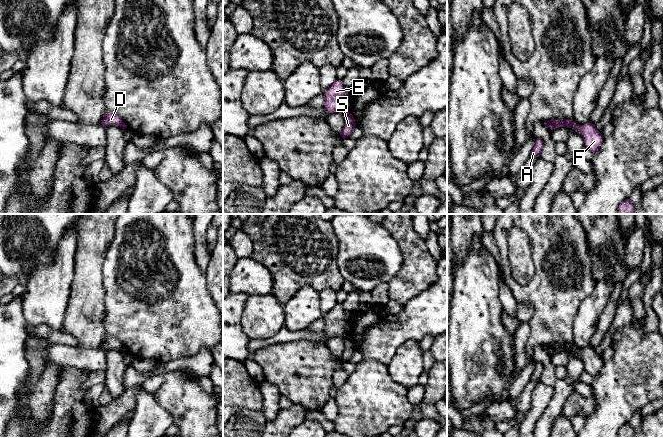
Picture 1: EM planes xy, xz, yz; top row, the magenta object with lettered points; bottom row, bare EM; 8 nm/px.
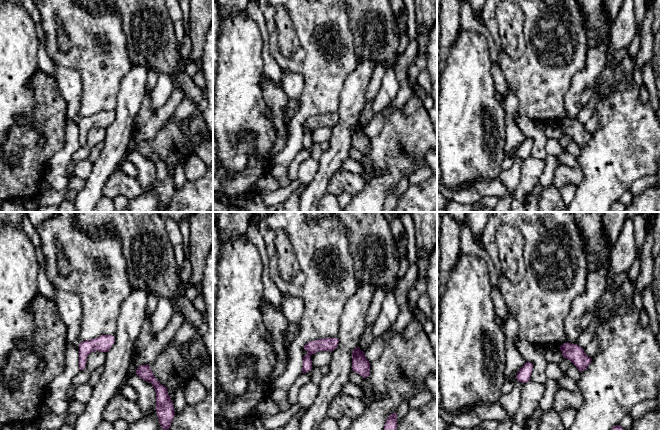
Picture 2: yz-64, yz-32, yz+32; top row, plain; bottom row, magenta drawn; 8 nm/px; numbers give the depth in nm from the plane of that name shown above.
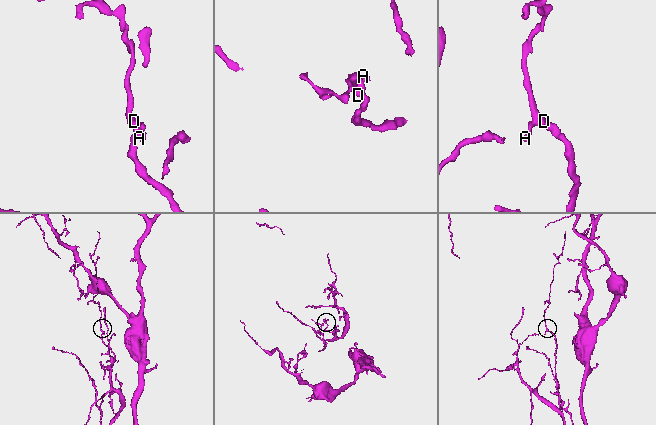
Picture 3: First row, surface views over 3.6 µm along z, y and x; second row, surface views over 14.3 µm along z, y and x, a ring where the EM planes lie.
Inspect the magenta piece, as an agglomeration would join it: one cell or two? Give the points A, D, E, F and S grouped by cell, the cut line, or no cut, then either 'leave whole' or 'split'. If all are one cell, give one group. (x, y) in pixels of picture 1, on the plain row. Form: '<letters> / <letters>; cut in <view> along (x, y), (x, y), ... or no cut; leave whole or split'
A D E / F S; cut in yz along (573, 346), (569, 351); split

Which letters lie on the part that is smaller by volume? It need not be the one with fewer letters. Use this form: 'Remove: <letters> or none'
Remove: A, D, E

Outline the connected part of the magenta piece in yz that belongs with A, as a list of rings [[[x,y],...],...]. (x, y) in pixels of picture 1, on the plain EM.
[[[537,362],[535,365],[534,372],[530,377],[530,381],[536,382],[536,381],[540,380],[540,376],[542,374],[543,370],[544,370],[544,365],[542,363]]]

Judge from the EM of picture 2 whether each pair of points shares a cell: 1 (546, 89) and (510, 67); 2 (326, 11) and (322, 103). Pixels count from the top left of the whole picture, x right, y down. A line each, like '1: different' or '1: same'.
1: same
2: same

